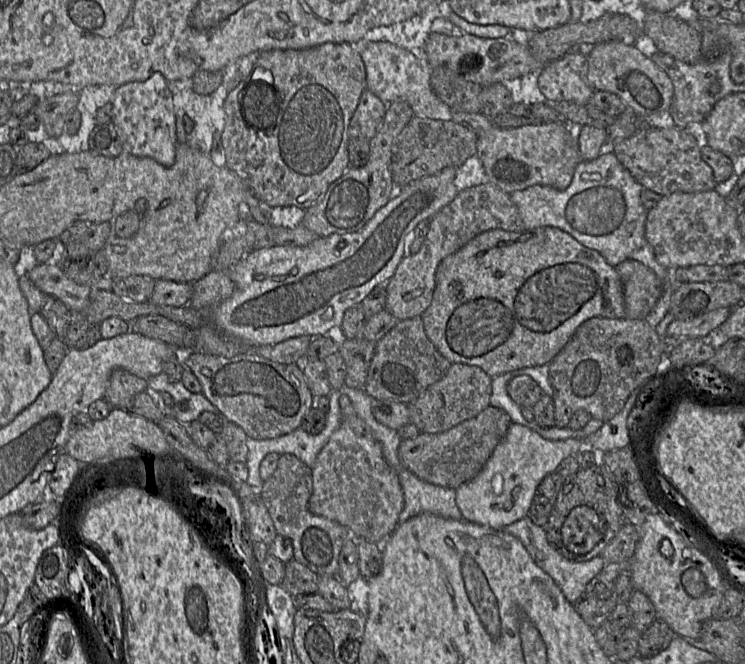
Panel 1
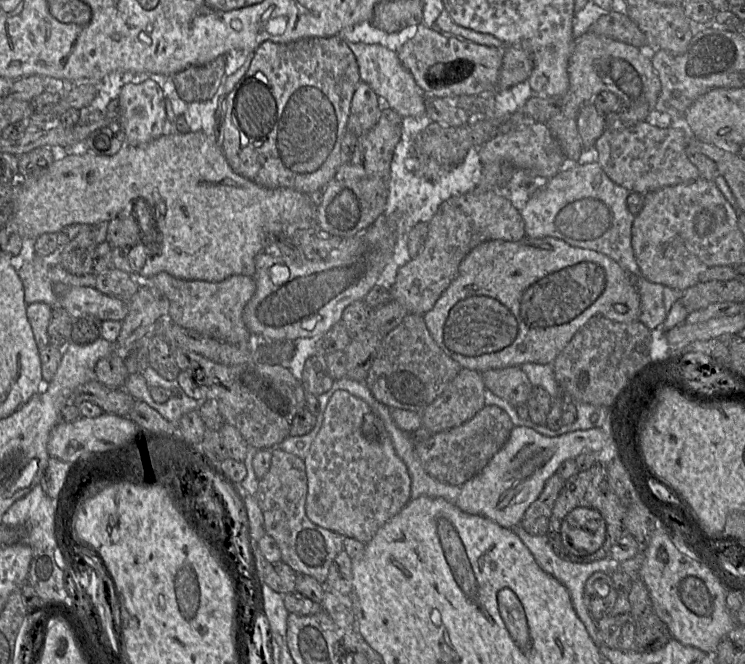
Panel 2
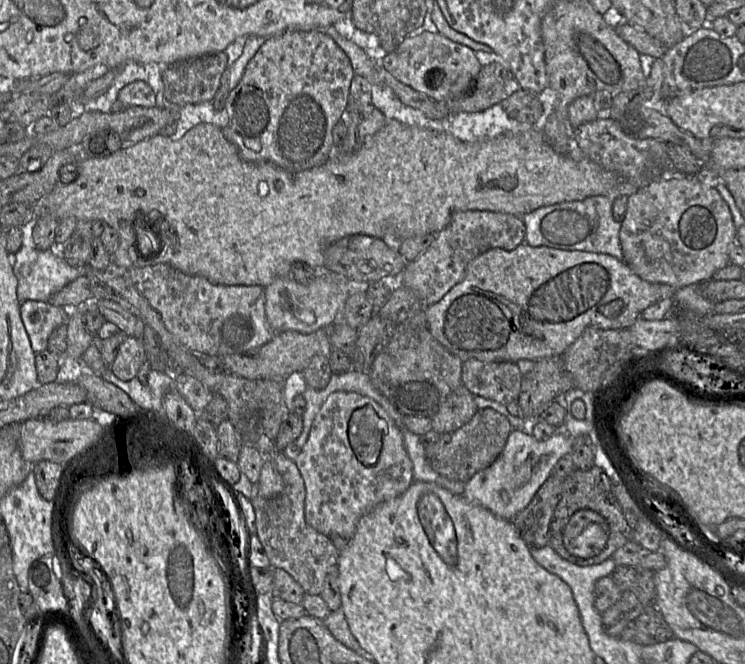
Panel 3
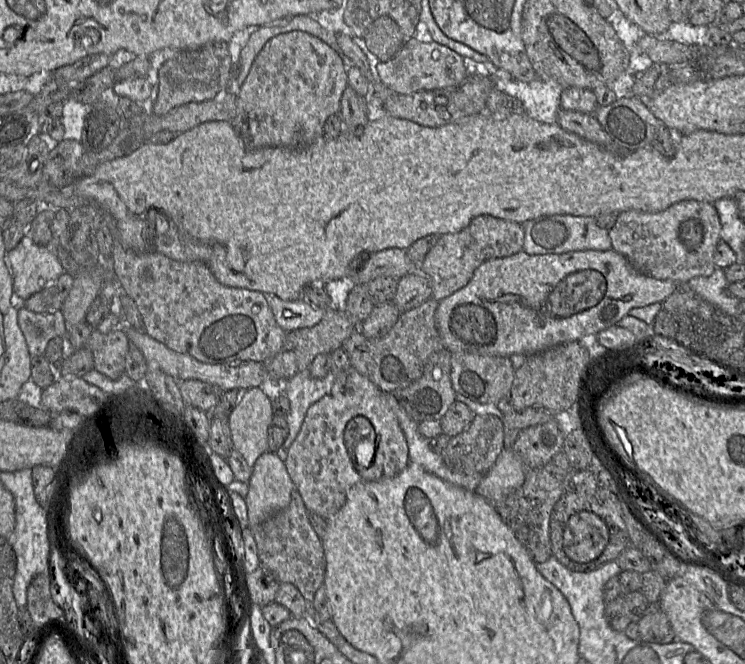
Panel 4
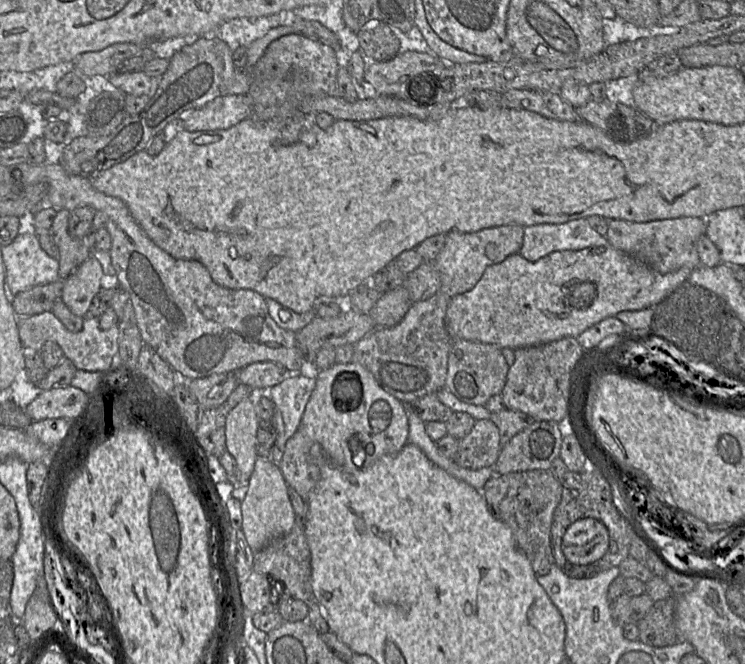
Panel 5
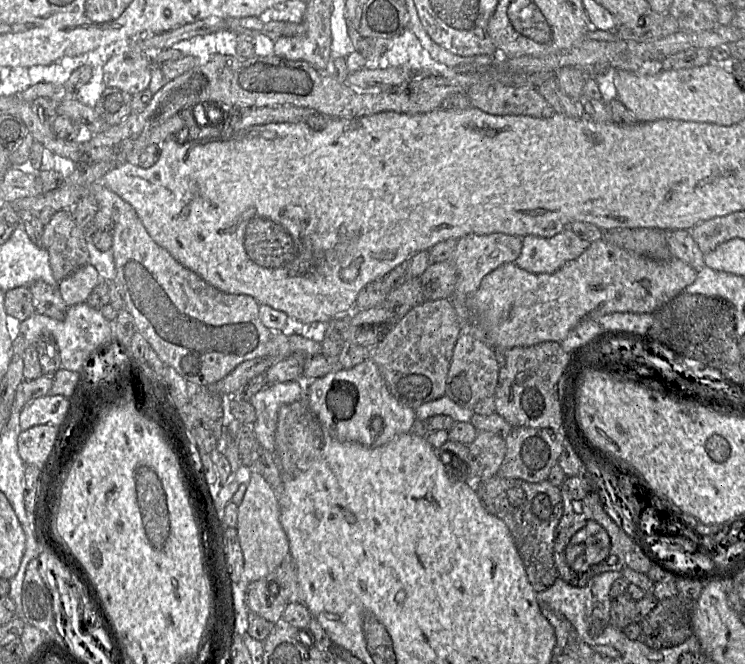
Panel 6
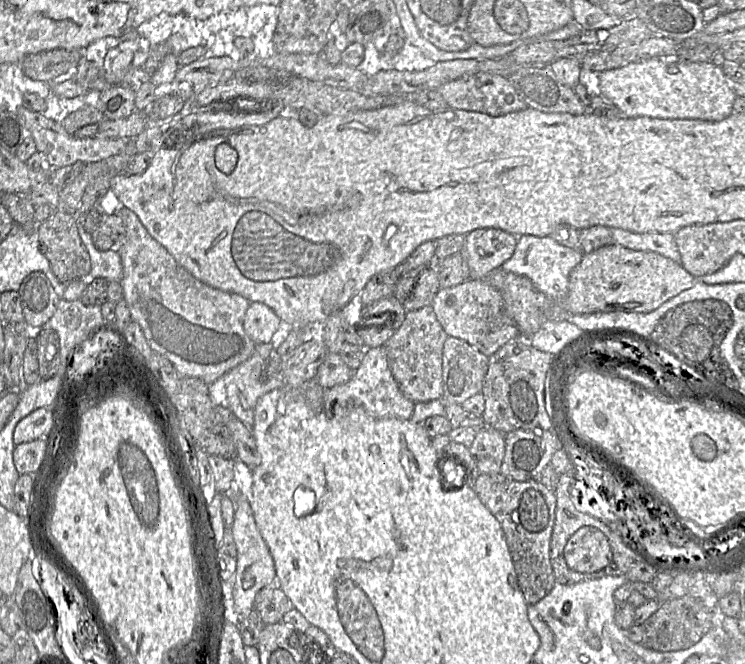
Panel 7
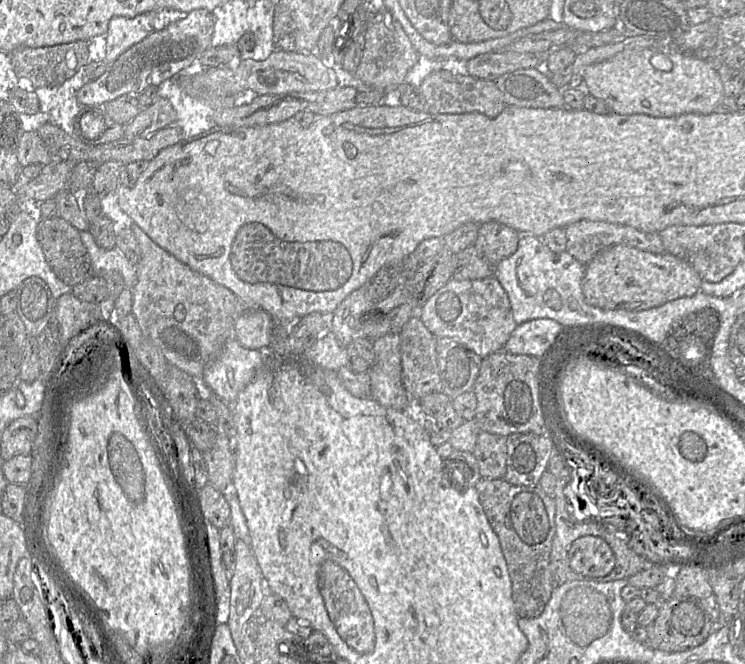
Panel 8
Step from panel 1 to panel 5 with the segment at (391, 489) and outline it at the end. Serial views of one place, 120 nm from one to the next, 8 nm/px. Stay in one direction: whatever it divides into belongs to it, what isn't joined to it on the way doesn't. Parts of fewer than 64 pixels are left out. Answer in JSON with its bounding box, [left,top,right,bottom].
[279,362,409,501]

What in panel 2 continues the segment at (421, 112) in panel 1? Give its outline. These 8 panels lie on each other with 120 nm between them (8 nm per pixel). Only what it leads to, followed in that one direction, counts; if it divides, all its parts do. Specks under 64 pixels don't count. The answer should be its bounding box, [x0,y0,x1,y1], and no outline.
[347,42,426,117]

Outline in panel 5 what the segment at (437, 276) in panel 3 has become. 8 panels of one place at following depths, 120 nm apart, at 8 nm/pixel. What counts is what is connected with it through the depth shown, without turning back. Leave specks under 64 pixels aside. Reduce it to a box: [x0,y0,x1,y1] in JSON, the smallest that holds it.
[433,225,524,298]

